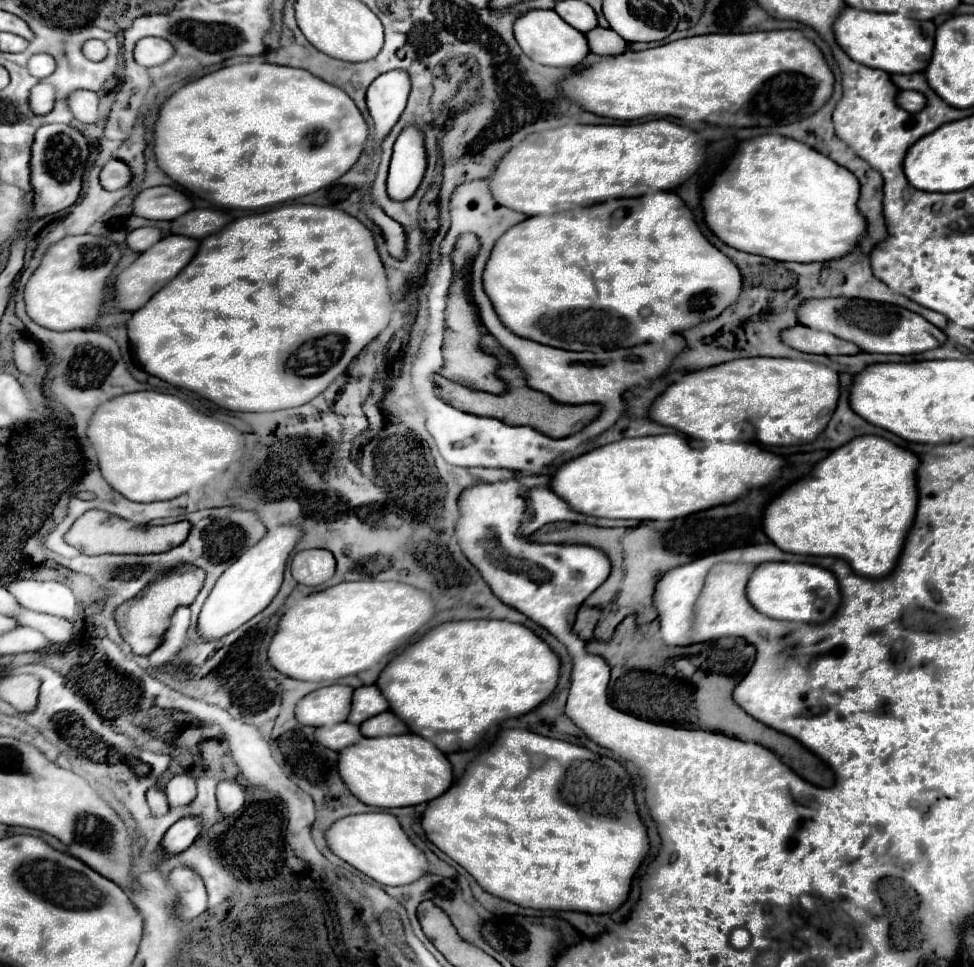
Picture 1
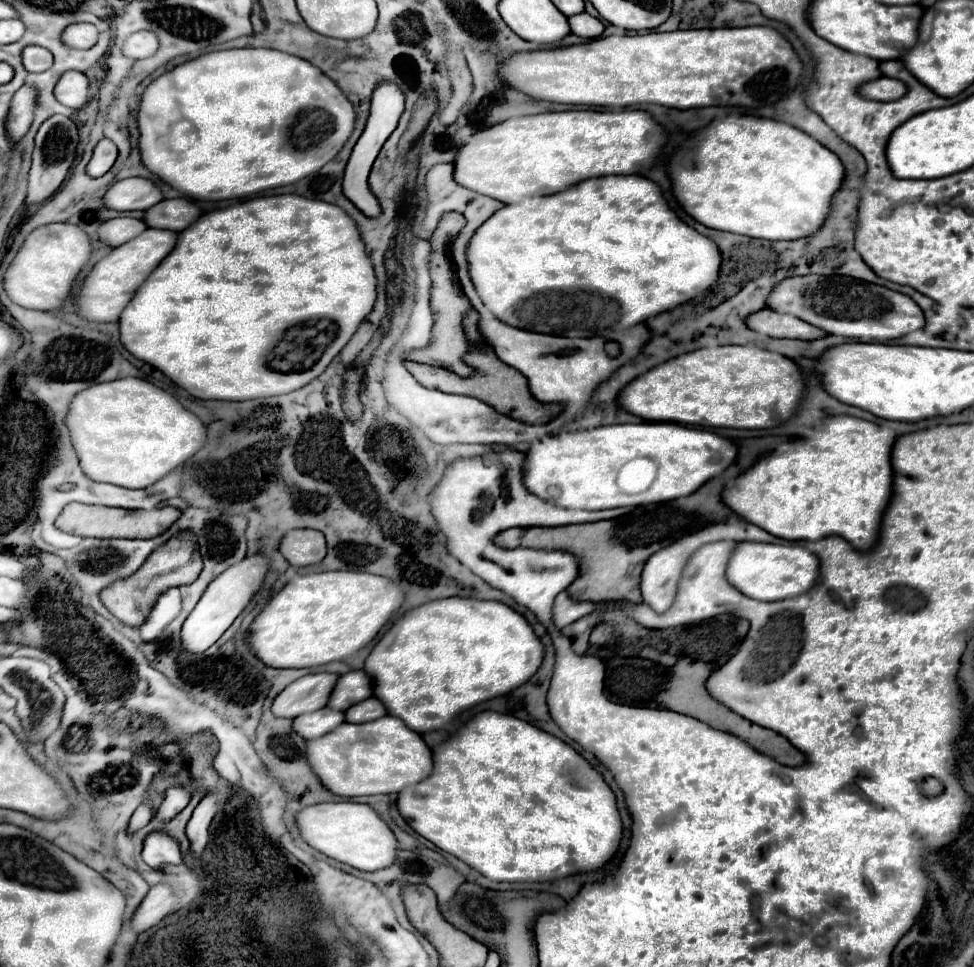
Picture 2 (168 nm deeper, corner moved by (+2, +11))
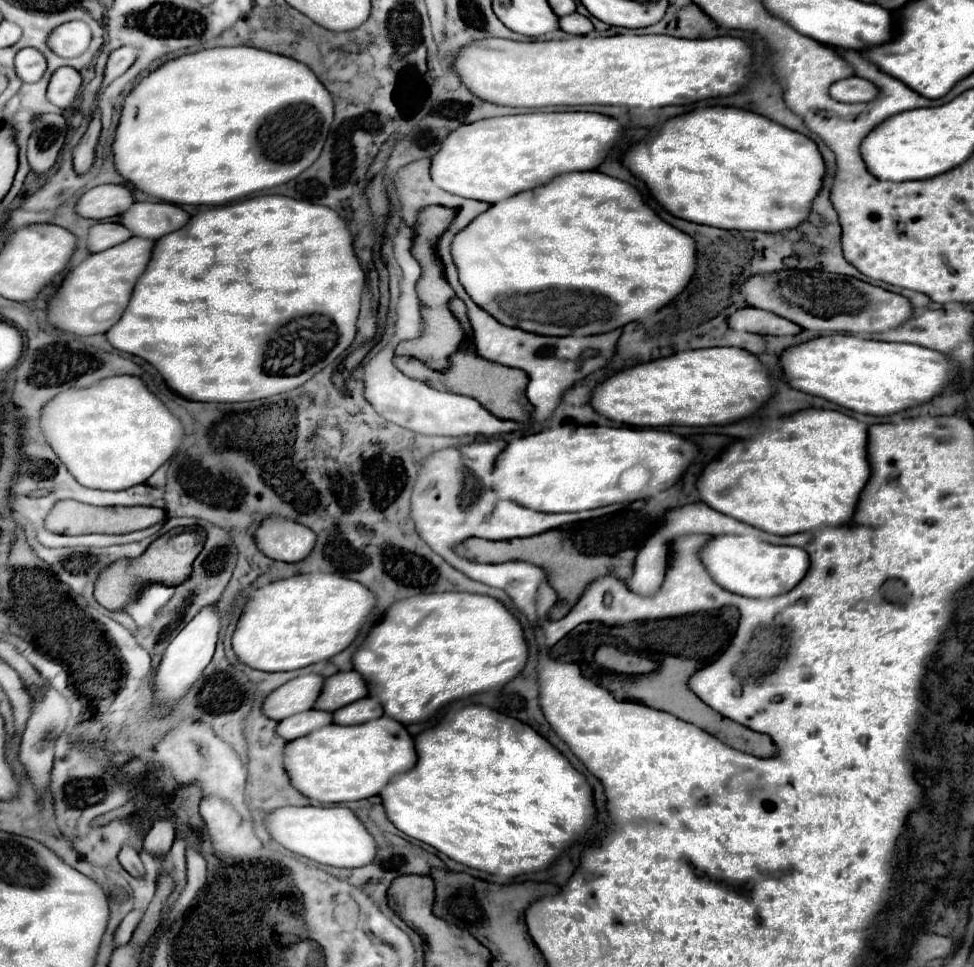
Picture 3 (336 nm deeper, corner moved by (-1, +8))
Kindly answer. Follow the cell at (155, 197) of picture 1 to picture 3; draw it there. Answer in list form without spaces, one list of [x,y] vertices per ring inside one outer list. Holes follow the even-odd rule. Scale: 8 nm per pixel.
[[[98,185],[80,197],[76,211],[82,217],[108,219],[108,217],[116,217],[116,215],[122,215],[124,211],[128,211],[132,207],[132,203],[136,203],[136,199],[128,187]]]

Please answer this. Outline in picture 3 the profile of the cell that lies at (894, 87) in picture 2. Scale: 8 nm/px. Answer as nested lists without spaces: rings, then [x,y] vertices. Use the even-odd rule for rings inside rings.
[[[848,77],[830,87],[830,95],[846,103],[868,103],[878,97],[878,87],[862,77]]]

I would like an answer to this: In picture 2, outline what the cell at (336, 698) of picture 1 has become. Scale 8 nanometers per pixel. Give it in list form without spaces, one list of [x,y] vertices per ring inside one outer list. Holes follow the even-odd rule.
[[[329,672],[301,676],[275,696],[271,712],[281,718],[295,718],[299,714],[323,708],[331,696],[337,678],[337,674]]]

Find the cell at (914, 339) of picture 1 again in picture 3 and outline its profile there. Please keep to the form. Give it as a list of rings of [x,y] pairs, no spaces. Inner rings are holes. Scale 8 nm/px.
[[[778,271],[772,275],[756,275],[756,279],[744,283],[744,297],[756,309],[772,311],[802,329],[824,335],[880,333],[904,325],[914,313],[914,305],[898,293],[884,291],[882,287],[874,287],[854,277],[822,271]]]

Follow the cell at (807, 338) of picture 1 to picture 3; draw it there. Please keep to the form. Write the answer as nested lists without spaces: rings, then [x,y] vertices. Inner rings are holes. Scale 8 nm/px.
[[[746,307],[736,311],[736,315],[732,315],[728,319],[728,325],[736,331],[748,331],[748,333],[758,333],[758,335],[798,335],[802,331],[802,327],[798,327],[796,323],[772,315],[770,311],[762,311],[756,307]]]

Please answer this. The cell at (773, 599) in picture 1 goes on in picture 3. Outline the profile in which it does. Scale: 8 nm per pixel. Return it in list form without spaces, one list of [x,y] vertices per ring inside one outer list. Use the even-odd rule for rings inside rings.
[[[718,535],[708,543],[708,547],[704,547],[702,559],[708,567],[708,573],[712,579],[716,579],[716,583],[720,583],[720,587],[758,599],[792,591],[810,569],[810,557],[804,549],[770,545],[754,535]]]

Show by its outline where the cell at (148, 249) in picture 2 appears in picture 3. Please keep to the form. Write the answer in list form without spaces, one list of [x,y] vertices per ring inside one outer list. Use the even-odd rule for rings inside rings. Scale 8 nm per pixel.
[[[132,237],[116,247],[110,247],[102,253],[94,253],[86,261],[82,261],[76,269],[70,271],[58,293],[50,299],[48,303],[50,323],[58,329],[76,335],[106,333],[112,325],[120,321],[122,313],[126,311],[132,289],[152,257],[154,243],[156,241],[152,239]]]

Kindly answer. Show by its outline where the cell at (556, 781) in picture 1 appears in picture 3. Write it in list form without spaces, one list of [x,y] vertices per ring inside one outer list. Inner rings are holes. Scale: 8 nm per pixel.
[[[456,705],[444,721],[416,739],[418,763],[412,771],[396,775],[380,793],[388,819],[408,837],[432,845],[450,859],[514,879],[548,869],[580,837],[596,825],[592,785],[570,761],[530,725],[498,713],[486,705]]]

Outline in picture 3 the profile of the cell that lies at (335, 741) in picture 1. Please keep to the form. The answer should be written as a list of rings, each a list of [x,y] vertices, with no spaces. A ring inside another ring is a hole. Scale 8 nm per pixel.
[[[312,709],[312,711],[304,711],[304,713],[300,713],[300,715],[294,715],[294,717],[288,717],[288,719],[280,721],[276,733],[278,733],[280,737],[288,739],[288,741],[294,741],[294,739],[306,737],[306,735],[310,735],[312,731],[322,729],[322,727],[332,725],[332,723],[334,723],[332,713]]]

